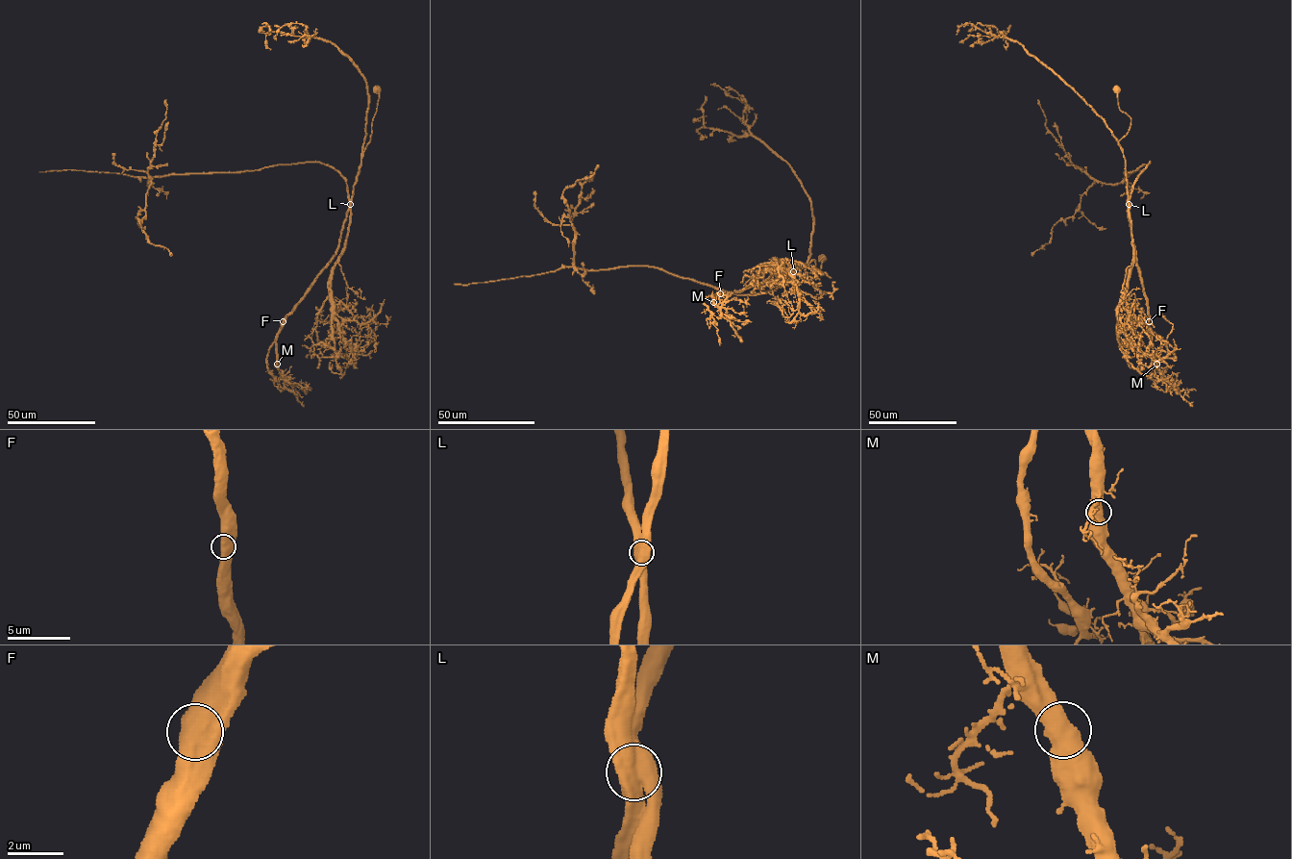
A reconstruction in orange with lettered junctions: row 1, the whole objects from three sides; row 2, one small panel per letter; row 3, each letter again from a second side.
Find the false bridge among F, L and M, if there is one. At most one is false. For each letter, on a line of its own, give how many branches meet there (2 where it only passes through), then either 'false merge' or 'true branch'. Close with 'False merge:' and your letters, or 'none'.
F: 2 | true branch
L: 2 | false merge
M: 2 | true branch
False merge: L

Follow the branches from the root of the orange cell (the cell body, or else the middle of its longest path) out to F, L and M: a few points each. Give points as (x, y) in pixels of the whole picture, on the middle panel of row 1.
F: (823, 259), (818, 273), (813, 260), (805, 267), (788, 271), (781, 278), (771, 278), (740, 290), (720, 293)
L: (823, 259), (818, 273), (814, 260), (805, 267), (793, 271)
M: (823, 259), (818, 273), (813, 260), (781, 278), (719, 292), (712, 296), (713, 302)

